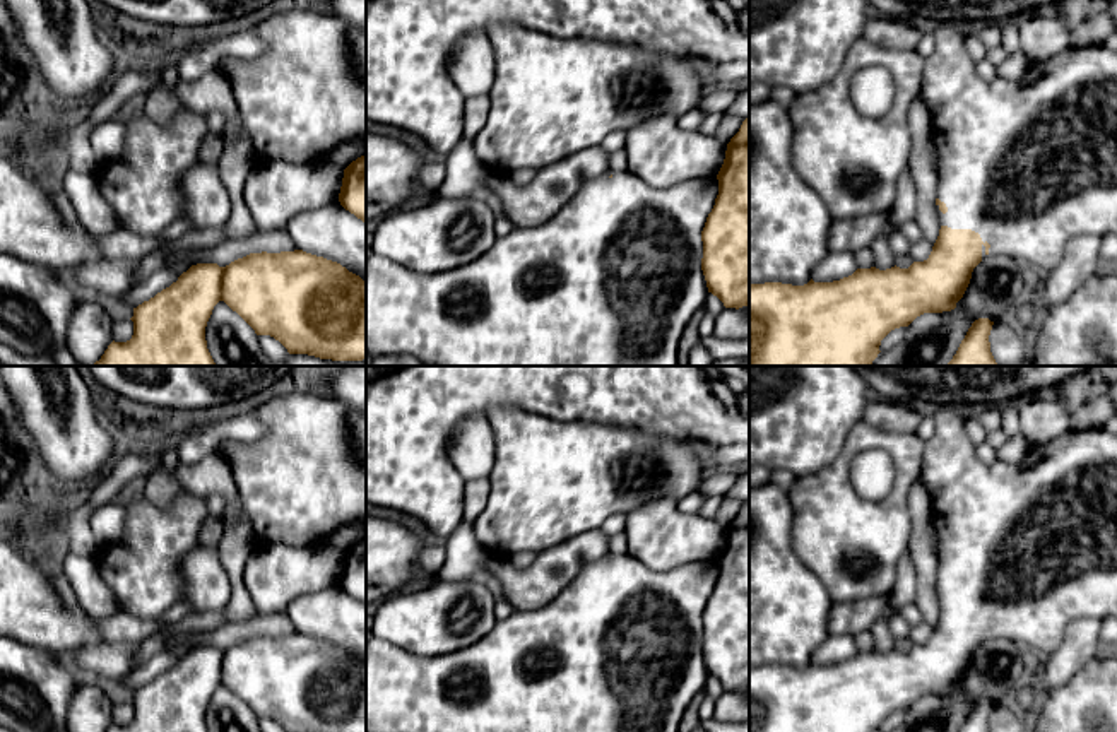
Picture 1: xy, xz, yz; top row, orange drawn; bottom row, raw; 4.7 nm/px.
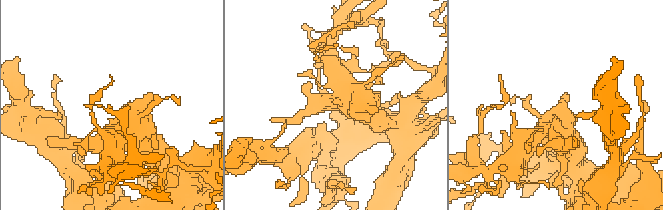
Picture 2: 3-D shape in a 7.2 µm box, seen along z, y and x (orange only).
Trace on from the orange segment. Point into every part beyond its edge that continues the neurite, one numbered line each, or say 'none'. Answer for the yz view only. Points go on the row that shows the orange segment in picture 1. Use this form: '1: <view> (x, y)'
1: yz (1030, 165)

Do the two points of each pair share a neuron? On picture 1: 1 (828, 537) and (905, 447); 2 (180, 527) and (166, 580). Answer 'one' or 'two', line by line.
1: one
2: one

